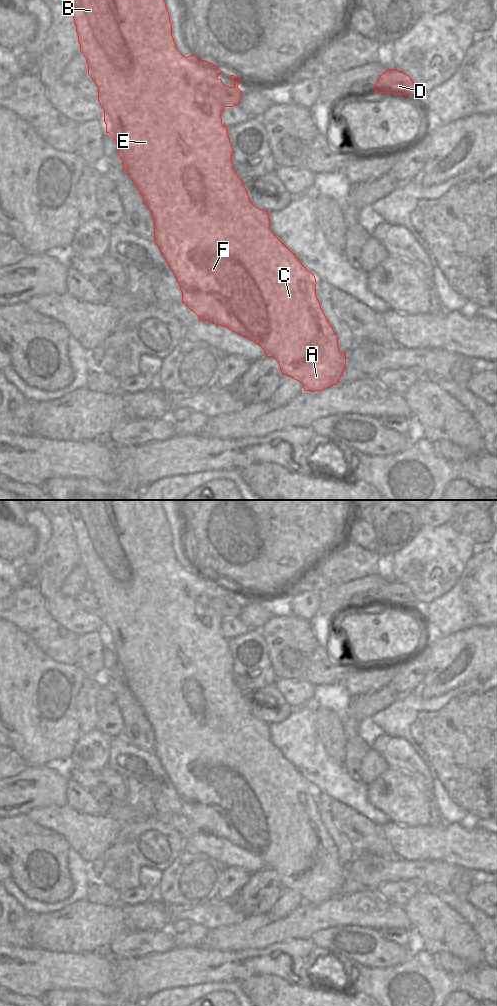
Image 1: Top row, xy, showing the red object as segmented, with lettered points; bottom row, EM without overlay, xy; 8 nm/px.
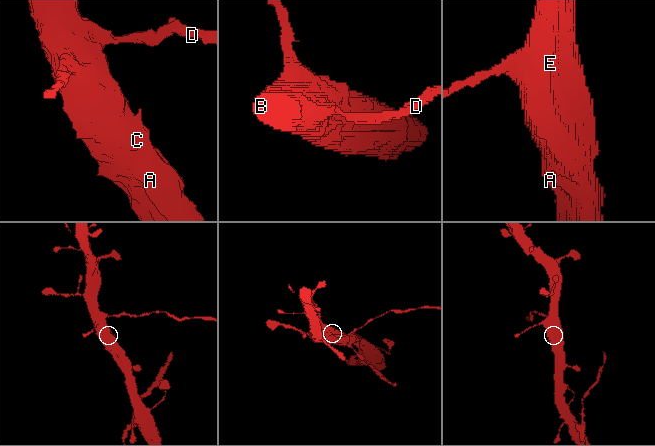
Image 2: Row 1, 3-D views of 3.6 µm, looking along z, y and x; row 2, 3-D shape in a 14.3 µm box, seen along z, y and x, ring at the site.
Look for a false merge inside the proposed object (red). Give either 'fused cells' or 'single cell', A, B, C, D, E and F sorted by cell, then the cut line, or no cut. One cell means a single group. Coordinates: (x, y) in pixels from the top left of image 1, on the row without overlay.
fused cells; A B C E F / D; cut in xy along (219, 596), (212, 607), (225, 619)

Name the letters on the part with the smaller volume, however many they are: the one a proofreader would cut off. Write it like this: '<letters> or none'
D.

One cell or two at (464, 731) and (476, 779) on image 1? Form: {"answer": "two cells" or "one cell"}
{"answer": "one cell"}

